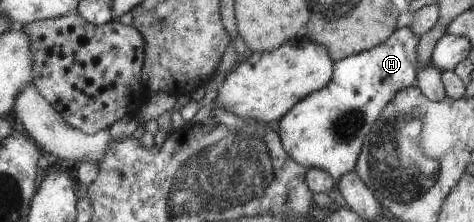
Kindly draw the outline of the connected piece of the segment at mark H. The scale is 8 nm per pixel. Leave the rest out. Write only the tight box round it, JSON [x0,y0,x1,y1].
[278,26,420,181]

